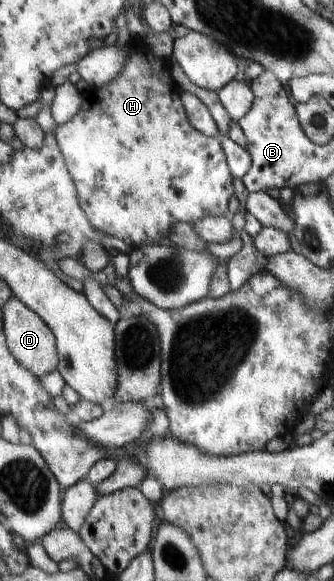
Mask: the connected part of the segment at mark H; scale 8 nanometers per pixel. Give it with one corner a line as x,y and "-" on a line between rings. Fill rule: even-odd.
139,37
128,48
124,66
116,78
103,87
88,88
82,94
80,110
72,120
57,125
53,135
89,223
103,234
138,248
140,244
159,243
176,223
193,226
208,215
229,216
228,203
234,195
234,186
218,138
198,132
189,123
172,80
169,61
154,55

